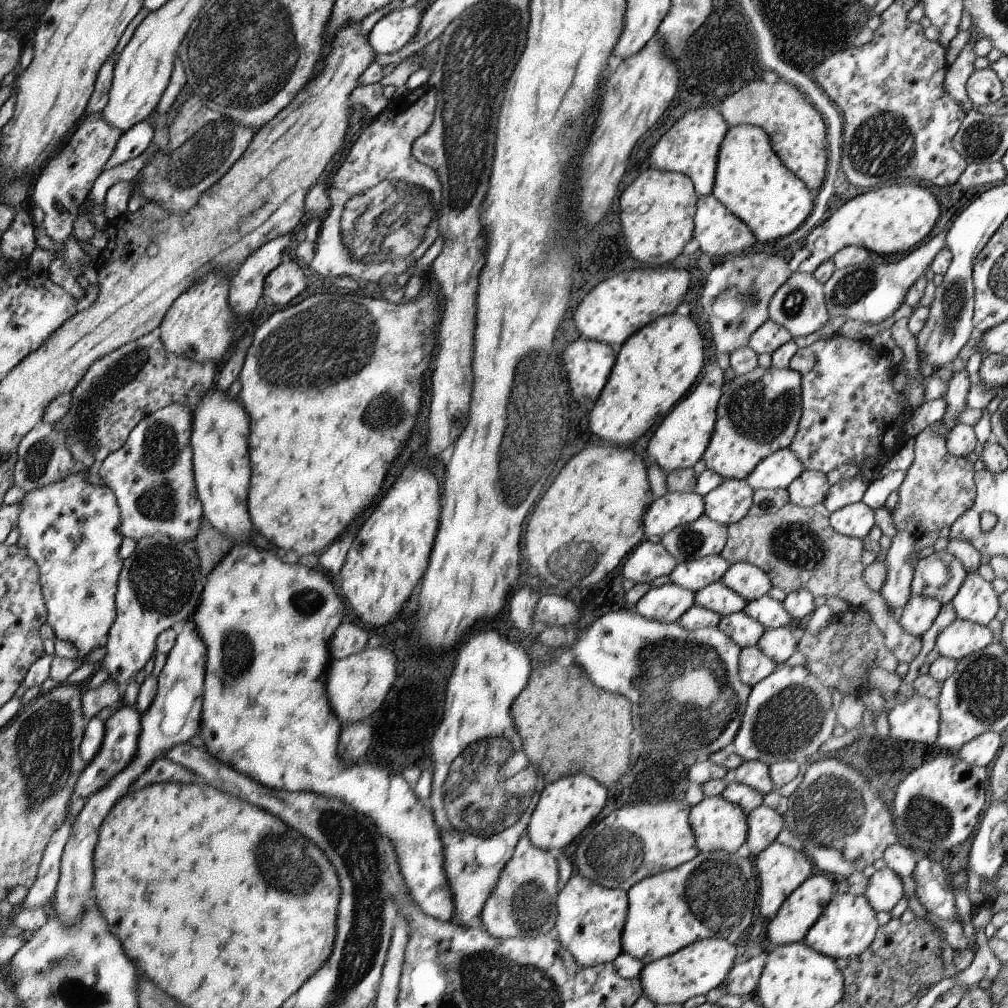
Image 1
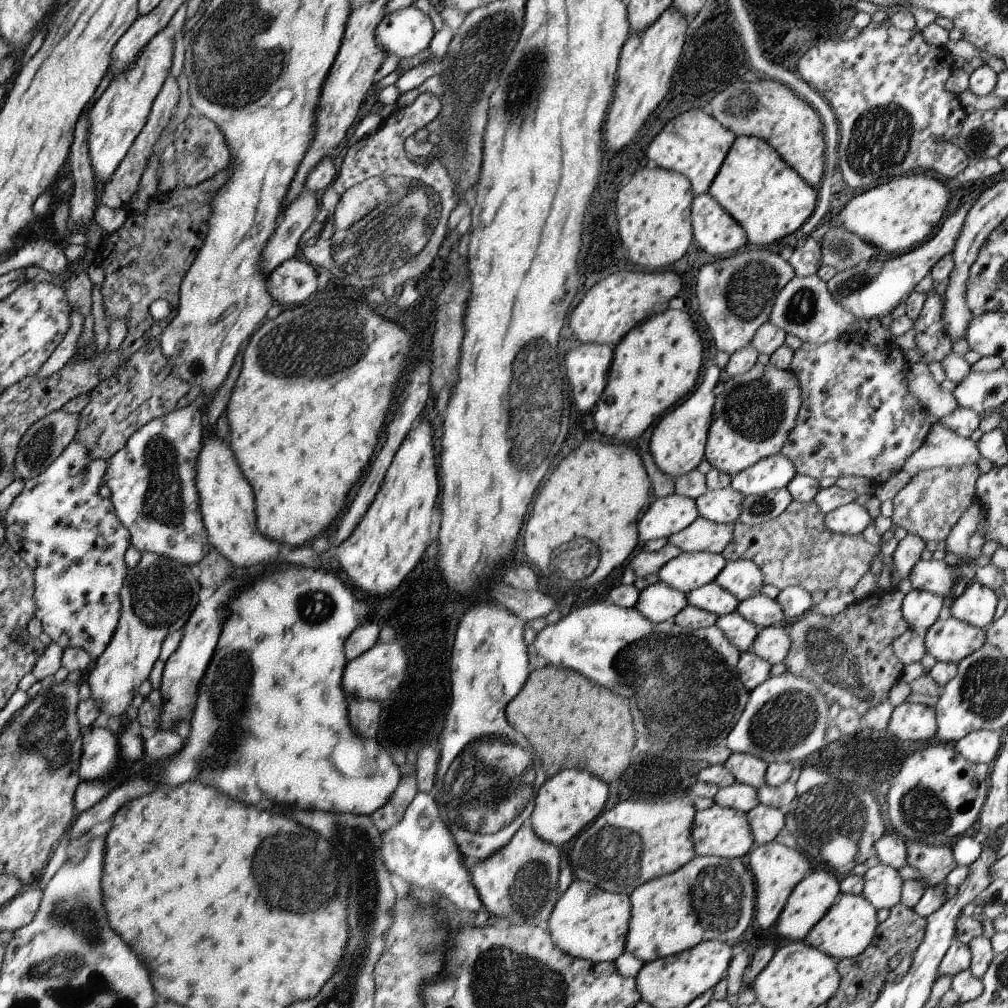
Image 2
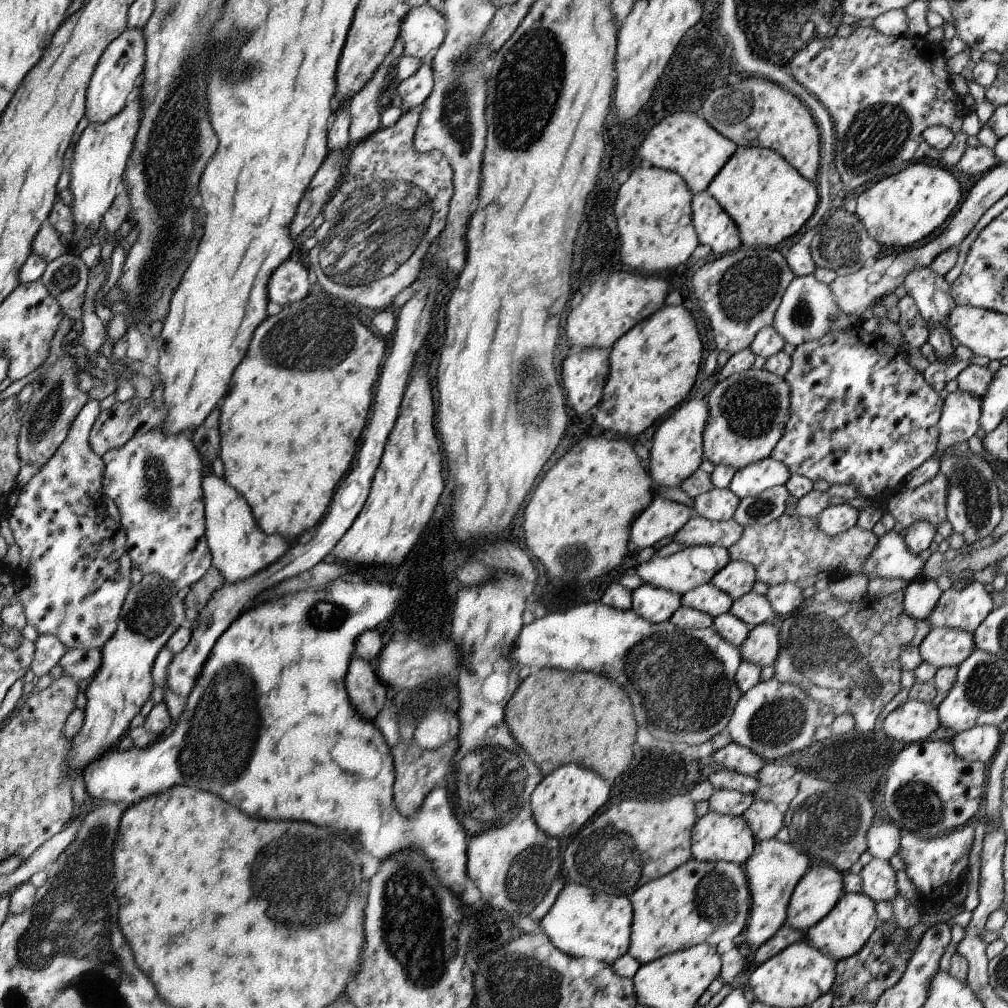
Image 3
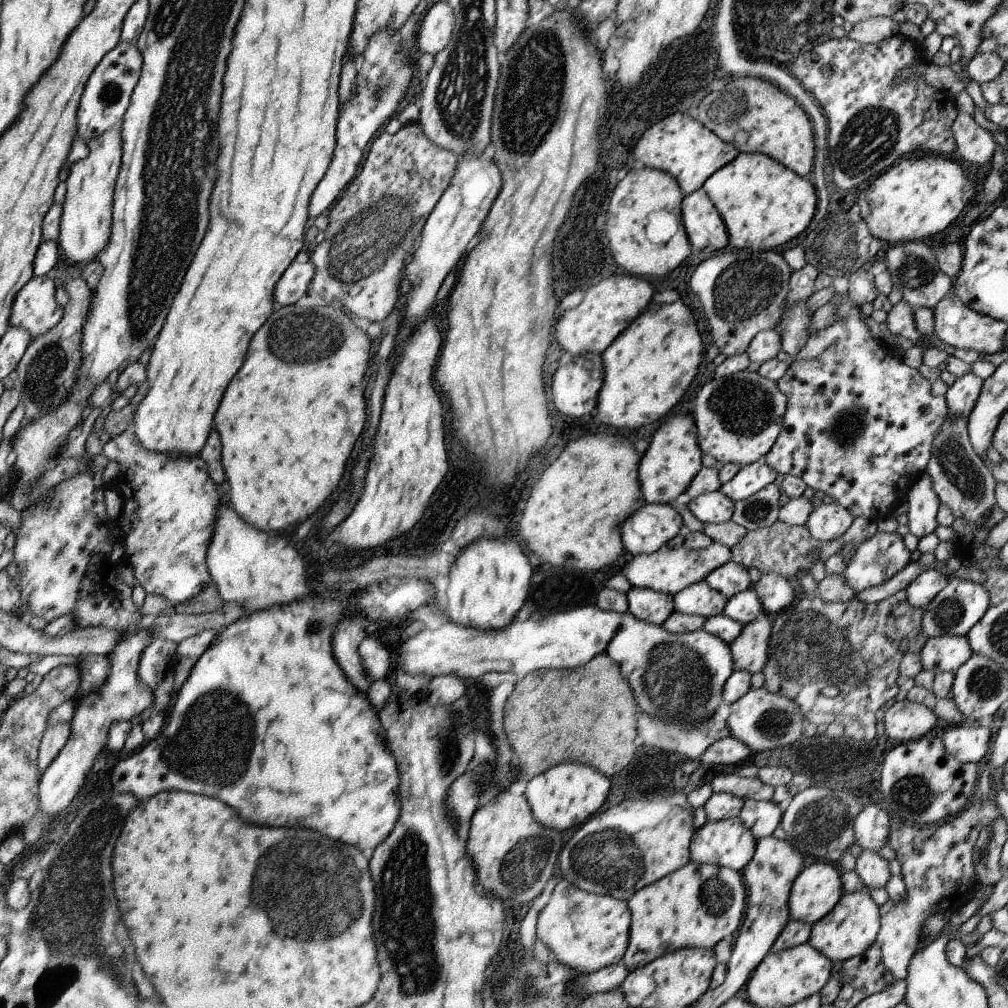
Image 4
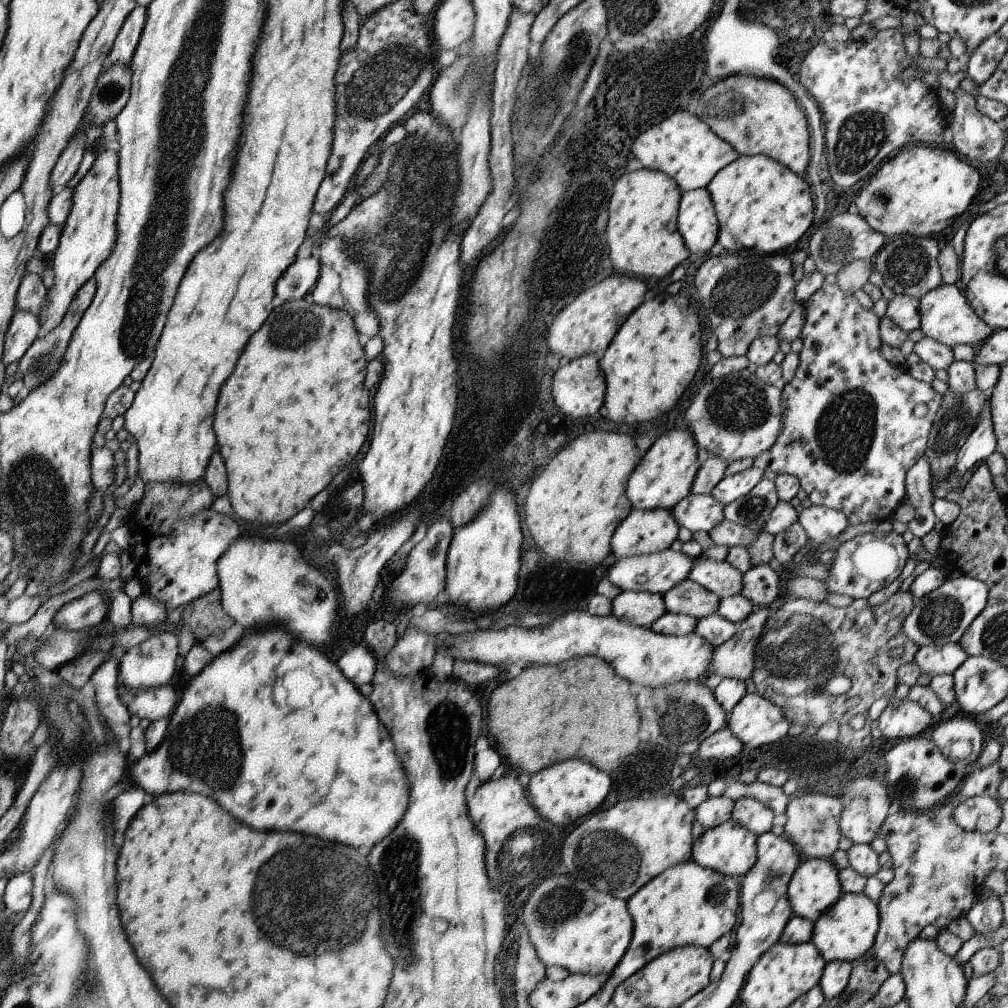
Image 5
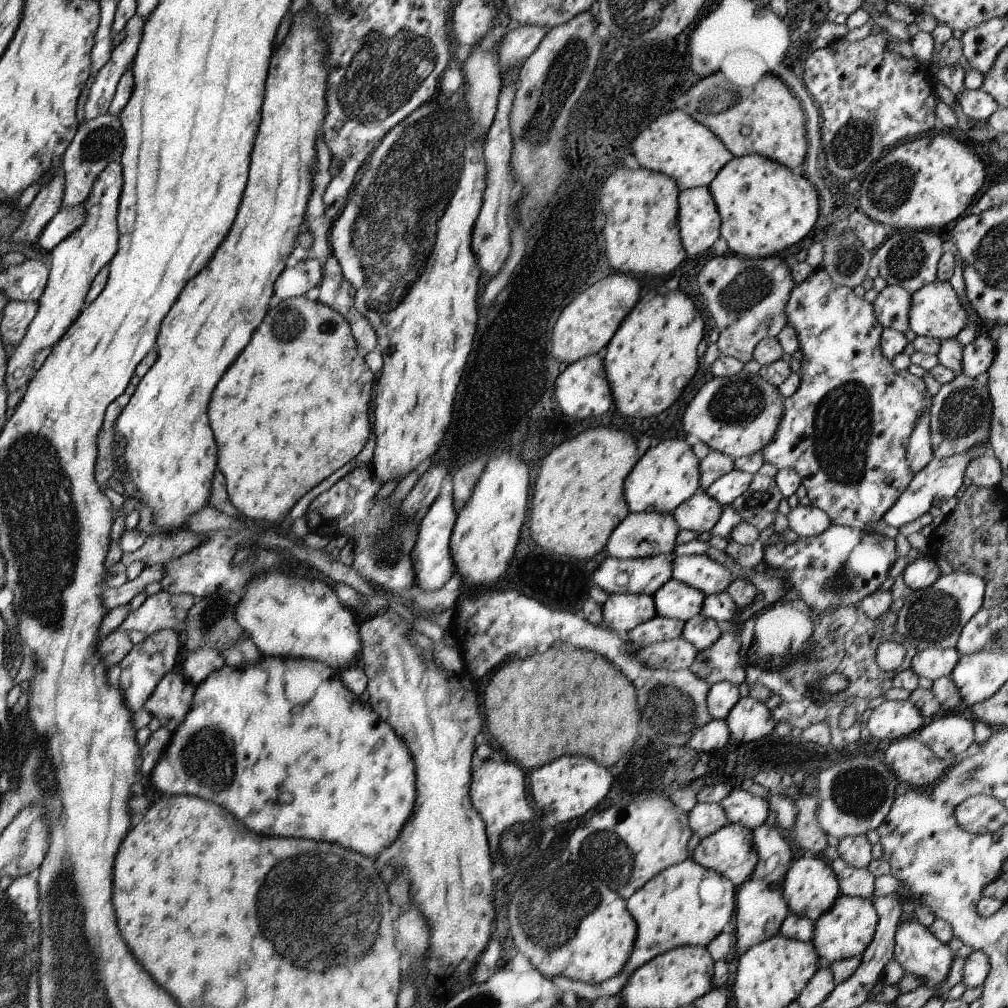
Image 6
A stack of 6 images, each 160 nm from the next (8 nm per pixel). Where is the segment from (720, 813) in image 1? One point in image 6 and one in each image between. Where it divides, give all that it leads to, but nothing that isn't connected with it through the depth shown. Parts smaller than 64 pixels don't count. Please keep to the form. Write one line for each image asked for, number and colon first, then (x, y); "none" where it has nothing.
2: (721, 831)
3: (715, 837)
4: (728, 843)
5: (731, 849)
6: (730, 852)

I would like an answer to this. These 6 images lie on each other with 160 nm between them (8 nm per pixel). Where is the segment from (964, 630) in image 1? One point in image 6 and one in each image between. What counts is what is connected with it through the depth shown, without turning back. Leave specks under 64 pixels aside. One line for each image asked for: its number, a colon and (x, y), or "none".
2: (949, 640)
3: (944, 647)
4: (943, 653)
5: (932, 660)
6: (932, 663)

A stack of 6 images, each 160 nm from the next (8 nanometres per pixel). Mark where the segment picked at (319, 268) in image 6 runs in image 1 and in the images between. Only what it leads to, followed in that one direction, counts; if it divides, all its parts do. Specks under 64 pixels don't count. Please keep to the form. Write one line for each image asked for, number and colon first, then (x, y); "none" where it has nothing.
1: (283, 286)
2: (296, 280)
3: (291, 283)
4: (294, 285)
5: (300, 281)

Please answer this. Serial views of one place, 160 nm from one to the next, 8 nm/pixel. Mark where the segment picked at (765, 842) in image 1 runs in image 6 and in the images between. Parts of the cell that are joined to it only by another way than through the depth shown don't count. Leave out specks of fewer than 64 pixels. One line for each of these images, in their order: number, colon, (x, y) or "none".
2: (765, 821)
3: (765, 820)
4: (761, 817)
5: (748, 812)
6: (741, 807)

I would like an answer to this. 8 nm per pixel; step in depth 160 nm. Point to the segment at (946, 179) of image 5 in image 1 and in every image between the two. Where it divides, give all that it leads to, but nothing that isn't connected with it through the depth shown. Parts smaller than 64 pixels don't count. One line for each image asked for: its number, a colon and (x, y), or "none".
1: (892, 219)
2: (894, 216)
3: (900, 210)
4: (919, 196)

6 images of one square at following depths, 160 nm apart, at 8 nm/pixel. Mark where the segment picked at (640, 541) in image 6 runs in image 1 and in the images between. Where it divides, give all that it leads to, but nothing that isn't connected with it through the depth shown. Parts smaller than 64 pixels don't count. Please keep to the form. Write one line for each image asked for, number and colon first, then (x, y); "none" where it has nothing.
1: (673, 509)
2: (667, 515)
3: (663, 518)
4: (653, 525)
5: (643, 532)

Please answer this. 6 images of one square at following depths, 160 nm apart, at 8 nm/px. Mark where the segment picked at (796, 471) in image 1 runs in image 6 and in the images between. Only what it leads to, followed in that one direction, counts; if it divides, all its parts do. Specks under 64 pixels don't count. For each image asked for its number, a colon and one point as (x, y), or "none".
2: (771, 473)
3: (764, 474)
4: (752, 478)
5: (729, 489)
6: (725, 490)

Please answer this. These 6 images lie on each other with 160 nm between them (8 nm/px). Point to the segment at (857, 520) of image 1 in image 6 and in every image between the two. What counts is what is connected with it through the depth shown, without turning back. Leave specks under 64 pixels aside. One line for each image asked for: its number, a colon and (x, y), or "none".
2: (850, 519)
3: (834, 520)
4: (829, 522)
5: (821, 524)
6: (805, 521)

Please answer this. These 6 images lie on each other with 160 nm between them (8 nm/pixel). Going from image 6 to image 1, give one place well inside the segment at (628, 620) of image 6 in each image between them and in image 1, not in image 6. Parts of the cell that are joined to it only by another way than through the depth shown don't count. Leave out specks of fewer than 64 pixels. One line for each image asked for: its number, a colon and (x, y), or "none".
1: (666, 604)
2: (659, 602)
3: (657, 605)
4: (651, 606)
5: (642, 609)

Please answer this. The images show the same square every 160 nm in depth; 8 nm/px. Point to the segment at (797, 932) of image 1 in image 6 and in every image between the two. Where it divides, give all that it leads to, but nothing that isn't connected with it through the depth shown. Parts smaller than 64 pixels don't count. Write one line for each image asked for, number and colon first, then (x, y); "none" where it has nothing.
2: (810, 900)
3: (820, 889)
4: (817, 889)
5: (815, 888)
6: (811, 887)

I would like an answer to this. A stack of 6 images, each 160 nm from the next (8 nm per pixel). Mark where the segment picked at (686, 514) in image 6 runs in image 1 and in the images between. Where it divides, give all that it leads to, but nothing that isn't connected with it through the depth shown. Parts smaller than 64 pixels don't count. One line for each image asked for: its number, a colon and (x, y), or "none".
1: (729, 503)
2: (724, 506)
3: (717, 504)
4: (710, 507)
5: (702, 513)

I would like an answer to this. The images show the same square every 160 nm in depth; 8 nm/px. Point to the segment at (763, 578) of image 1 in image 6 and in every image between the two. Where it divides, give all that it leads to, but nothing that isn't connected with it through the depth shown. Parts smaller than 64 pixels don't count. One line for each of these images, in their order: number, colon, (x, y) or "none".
2: (743, 578)
3: (736, 578)
4: (731, 578)
5: (720, 578)
6: (700, 572)

